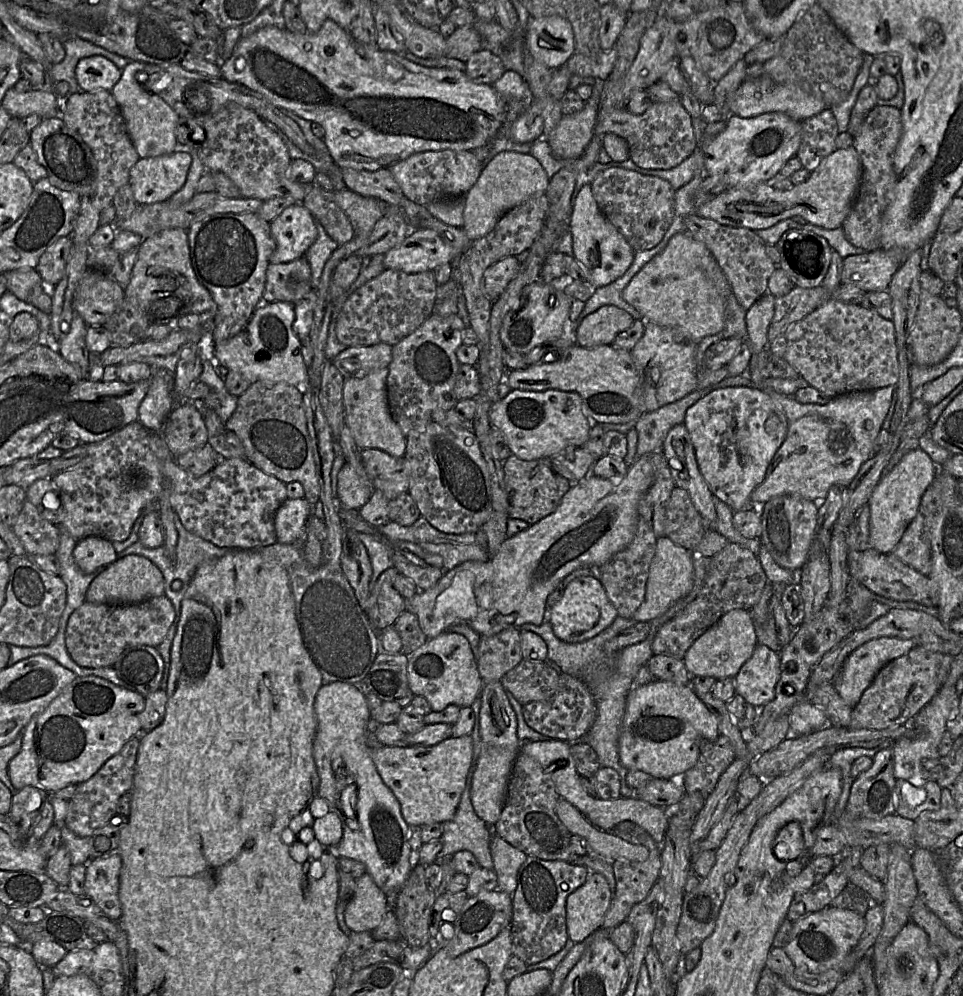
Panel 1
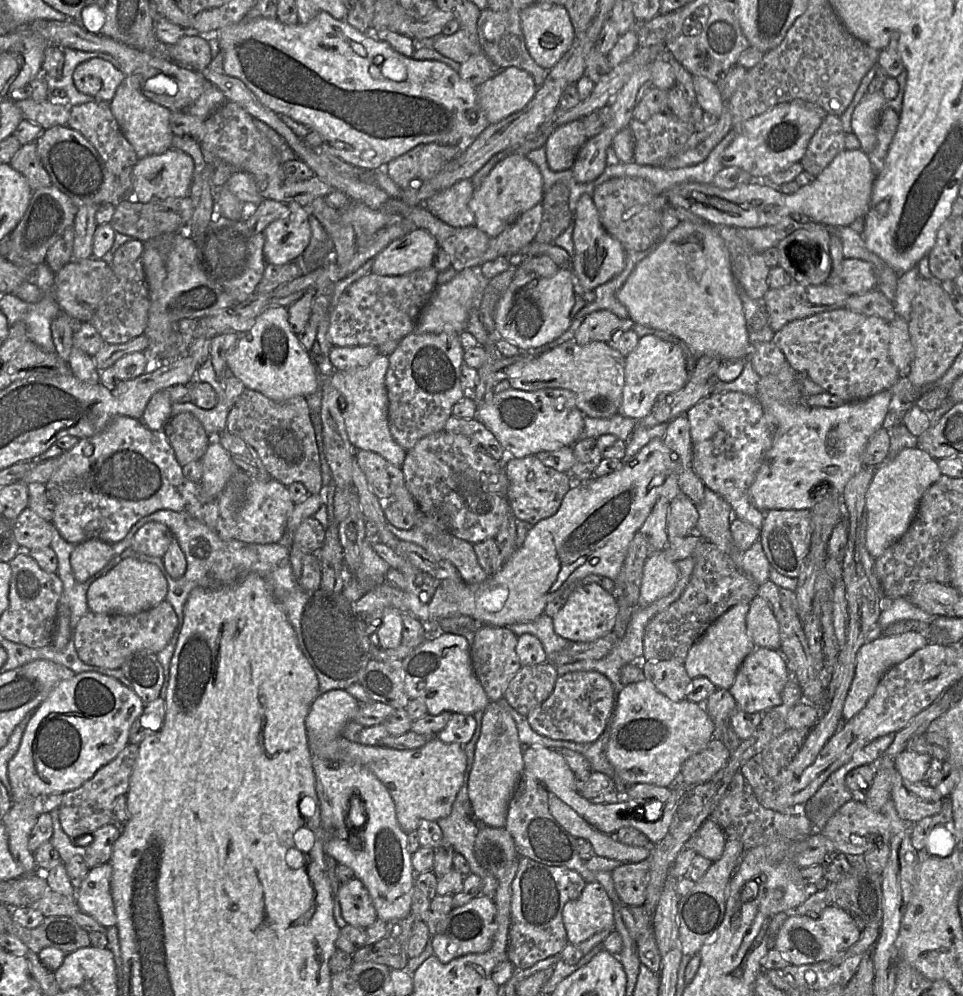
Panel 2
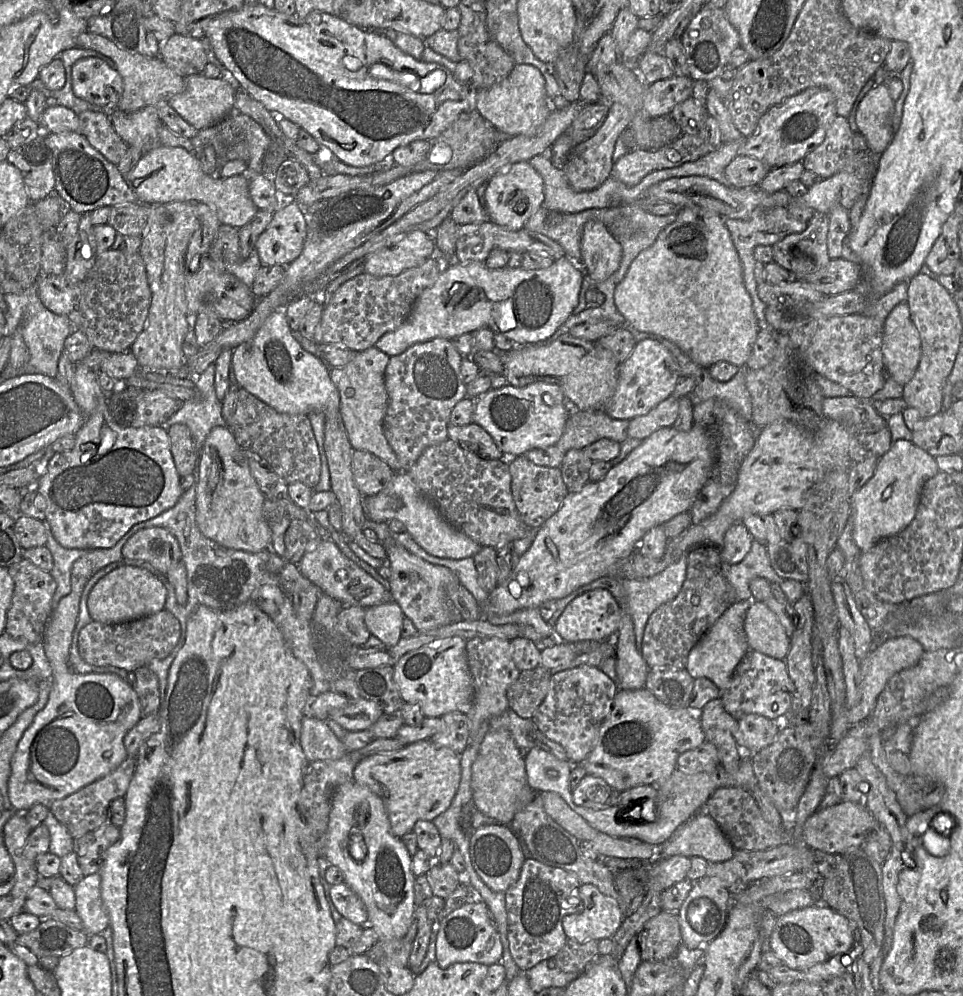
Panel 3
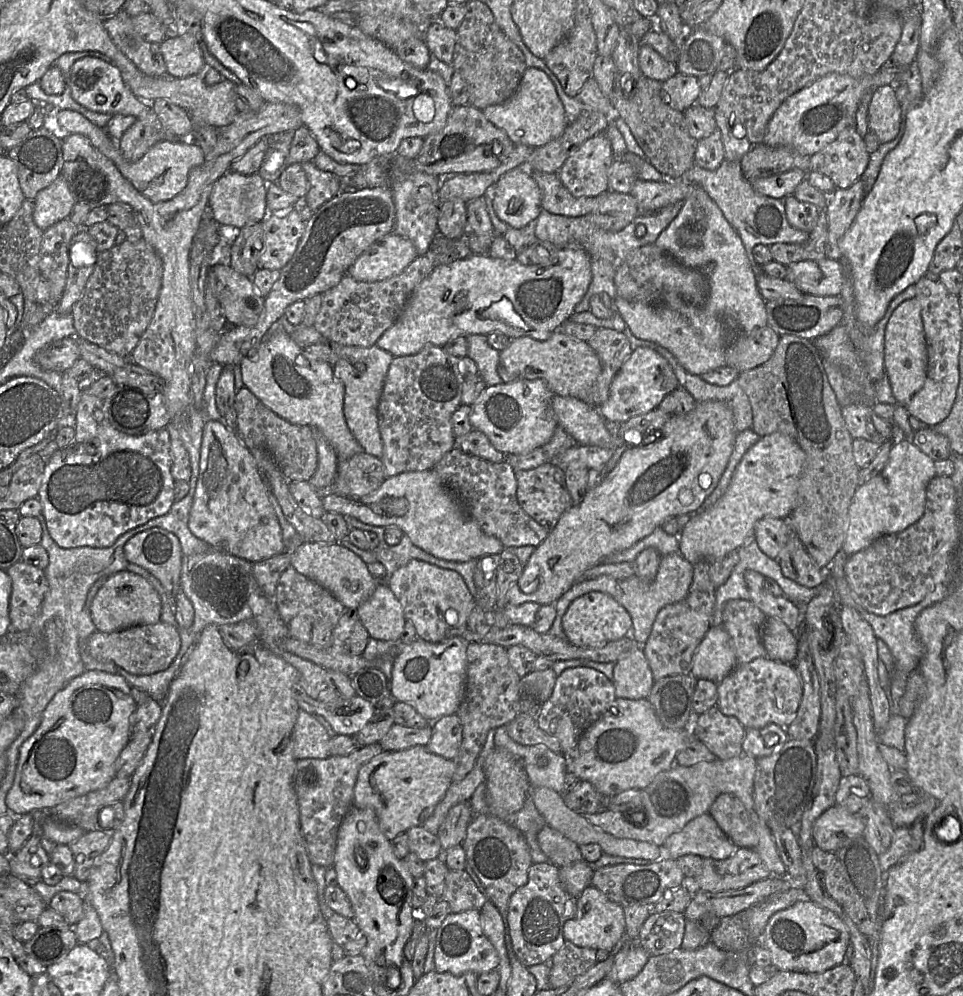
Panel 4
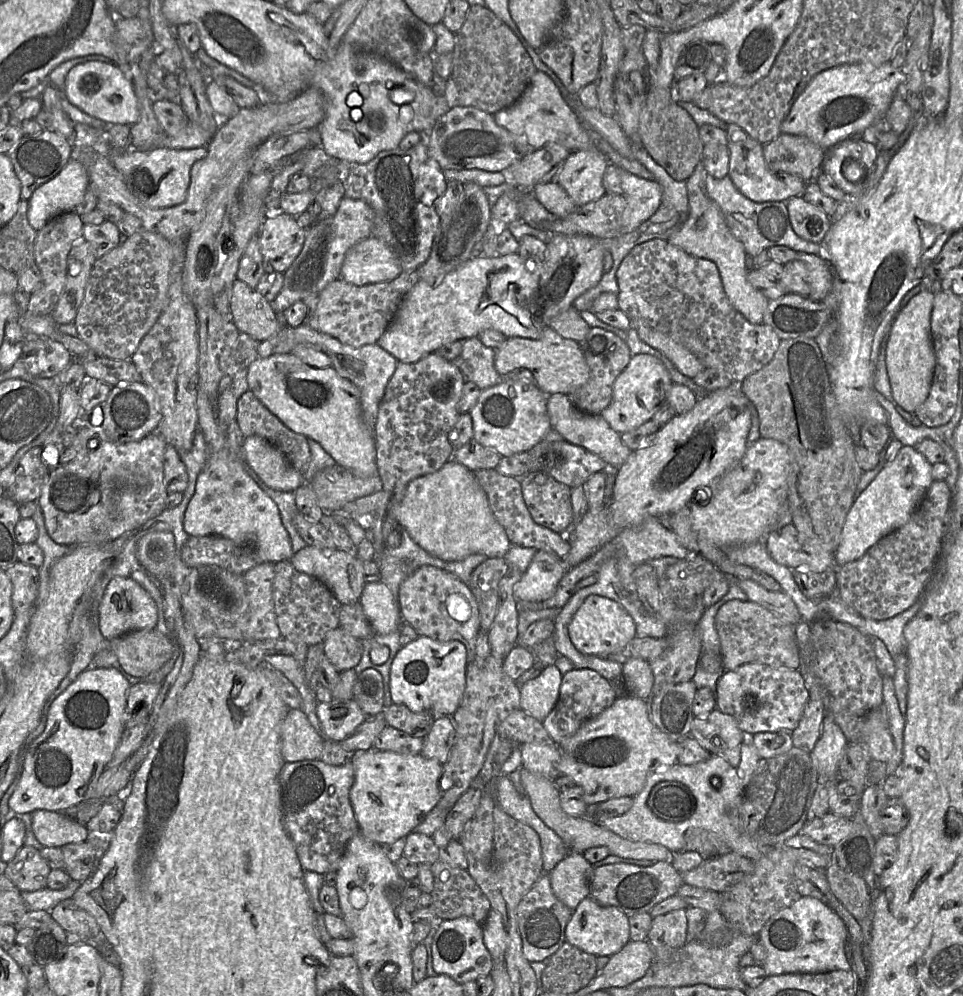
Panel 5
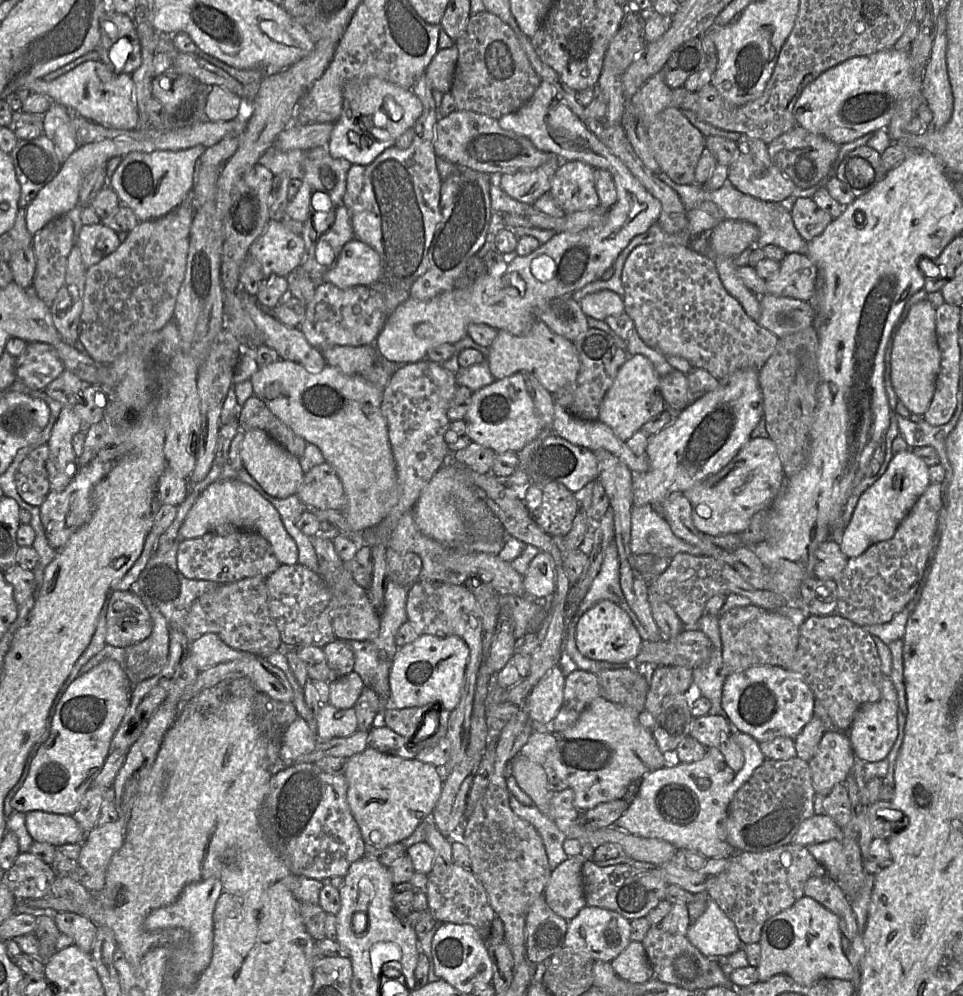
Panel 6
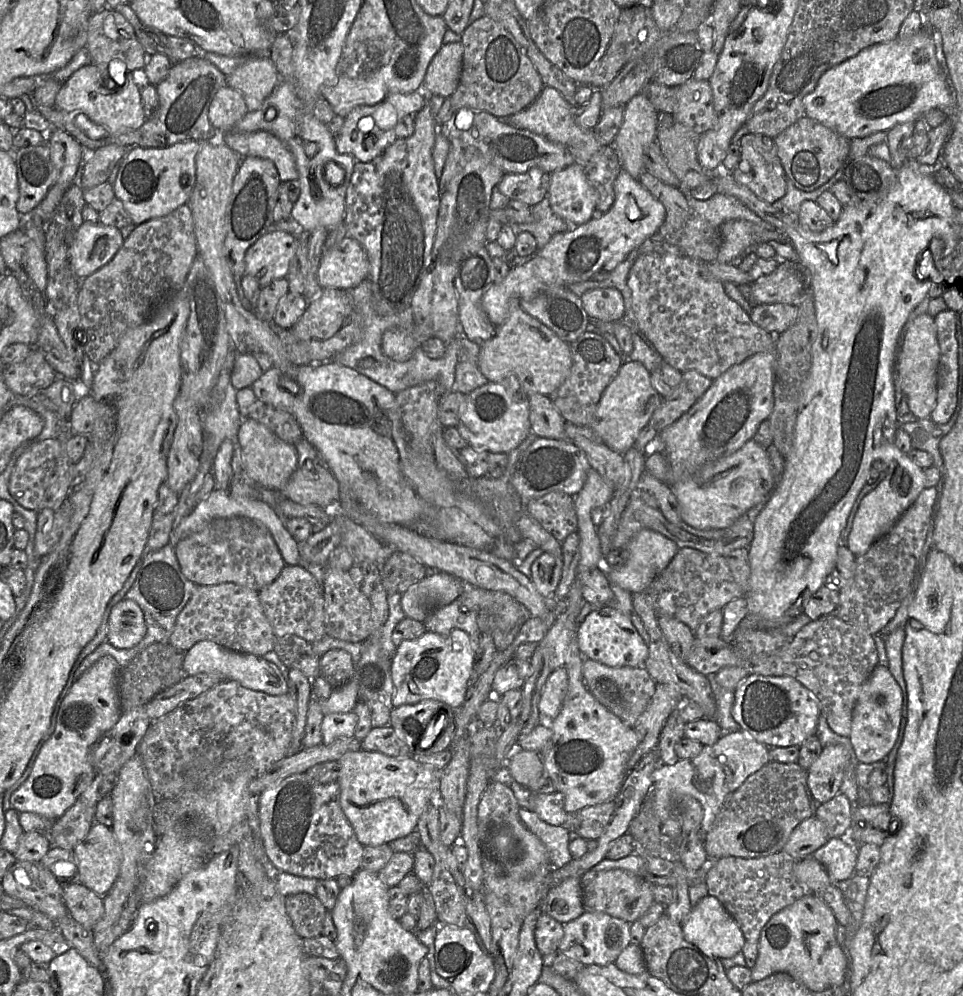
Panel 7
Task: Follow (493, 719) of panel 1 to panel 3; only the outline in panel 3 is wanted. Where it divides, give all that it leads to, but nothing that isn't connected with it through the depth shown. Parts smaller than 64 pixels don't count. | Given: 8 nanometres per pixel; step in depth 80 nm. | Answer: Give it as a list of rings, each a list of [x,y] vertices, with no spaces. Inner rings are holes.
[[[507,729],[489,730],[486,733],[472,766],[471,788],[474,806],[484,815],[495,819],[498,824],[507,826],[510,826],[514,816],[537,795],[538,792],[534,791],[527,781],[524,756]]]

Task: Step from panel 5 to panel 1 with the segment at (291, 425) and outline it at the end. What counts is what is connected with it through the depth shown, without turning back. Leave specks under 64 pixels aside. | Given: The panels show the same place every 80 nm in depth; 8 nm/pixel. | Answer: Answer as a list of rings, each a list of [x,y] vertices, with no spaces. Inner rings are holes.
[[[288,302],[262,303],[238,334],[220,344],[213,344],[213,358],[229,370],[240,373],[251,384],[286,382],[296,386],[308,381],[301,343],[292,331],[294,318],[294,307]]]

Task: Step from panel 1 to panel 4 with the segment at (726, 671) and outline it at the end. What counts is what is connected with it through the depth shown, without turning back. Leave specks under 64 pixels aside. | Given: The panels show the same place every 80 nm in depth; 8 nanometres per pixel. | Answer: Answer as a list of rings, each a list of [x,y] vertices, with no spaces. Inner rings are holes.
[[[721,625],[711,626],[694,652],[691,675],[720,683],[737,666],[732,640]]]

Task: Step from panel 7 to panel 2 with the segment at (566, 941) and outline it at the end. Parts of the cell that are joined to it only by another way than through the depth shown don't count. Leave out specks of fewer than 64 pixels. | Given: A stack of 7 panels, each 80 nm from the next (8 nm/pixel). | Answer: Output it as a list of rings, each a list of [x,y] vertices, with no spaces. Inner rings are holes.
[[[586,883],[578,898],[565,904],[563,924],[568,942],[573,944],[580,944],[605,929],[614,930],[614,906],[600,883]]]

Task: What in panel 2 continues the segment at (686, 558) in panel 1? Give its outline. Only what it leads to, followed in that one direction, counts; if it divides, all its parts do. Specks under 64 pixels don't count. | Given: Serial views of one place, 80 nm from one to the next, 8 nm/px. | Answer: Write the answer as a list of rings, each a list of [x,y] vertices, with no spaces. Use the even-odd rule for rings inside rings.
[[[651,551],[644,565],[642,587],[637,608],[645,607],[668,595],[679,577],[676,562],[671,561],[661,551]]]

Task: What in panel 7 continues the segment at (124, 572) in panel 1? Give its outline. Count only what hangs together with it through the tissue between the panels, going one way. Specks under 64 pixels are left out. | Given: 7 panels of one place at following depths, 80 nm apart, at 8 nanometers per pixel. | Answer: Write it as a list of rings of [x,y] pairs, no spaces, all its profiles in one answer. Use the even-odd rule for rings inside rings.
[[[123,598],[110,612],[107,640],[117,649],[132,648],[146,635],[144,612],[133,600]]]

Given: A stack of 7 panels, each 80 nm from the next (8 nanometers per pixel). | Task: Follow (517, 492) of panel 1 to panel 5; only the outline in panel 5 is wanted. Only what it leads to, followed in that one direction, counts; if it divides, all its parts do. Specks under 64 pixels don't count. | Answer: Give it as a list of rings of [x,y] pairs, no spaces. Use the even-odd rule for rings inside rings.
[[[543,471],[528,472],[522,477],[515,478],[521,478],[523,499],[533,520],[556,533],[566,534],[573,525],[571,488]]]

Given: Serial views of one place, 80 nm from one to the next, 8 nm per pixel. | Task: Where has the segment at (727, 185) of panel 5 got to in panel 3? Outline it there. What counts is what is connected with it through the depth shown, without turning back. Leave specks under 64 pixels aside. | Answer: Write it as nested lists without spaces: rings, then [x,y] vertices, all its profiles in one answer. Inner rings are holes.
[[[743,140],[723,143],[718,149],[696,161],[687,162],[674,168],[650,172],[635,187],[643,189],[643,194],[645,194],[651,186],[657,183],[684,177],[707,177],[727,186],[724,175],[725,168],[738,156],[738,150],[742,143]],[[774,207],[768,209],[760,216],[748,221],[724,219],[724,222],[729,230],[732,242],[742,265],[744,286],[752,299],[753,310],[756,315],[758,325],[761,330],[764,328],[771,329],[766,320],[766,304],[758,295],[758,285],[754,278],[754,266],[756,263],[756,260],[754,259],[754,249],[759,245],[772,246],[789,235],[801,233],[806,230],[808,223],[802,223],[795,220],[789,215],[787,208],[785,207]]]

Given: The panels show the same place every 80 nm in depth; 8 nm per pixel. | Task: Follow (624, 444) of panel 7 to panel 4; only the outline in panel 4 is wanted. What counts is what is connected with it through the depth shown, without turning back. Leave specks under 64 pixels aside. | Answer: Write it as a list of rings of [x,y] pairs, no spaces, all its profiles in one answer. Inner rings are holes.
[[[640,346],[632,351],[614,376],[609,396],[598,409],[605,420],[624,423],[635,416],[656,409],[678,386],[678,379],[669,362],[654,349]]]

